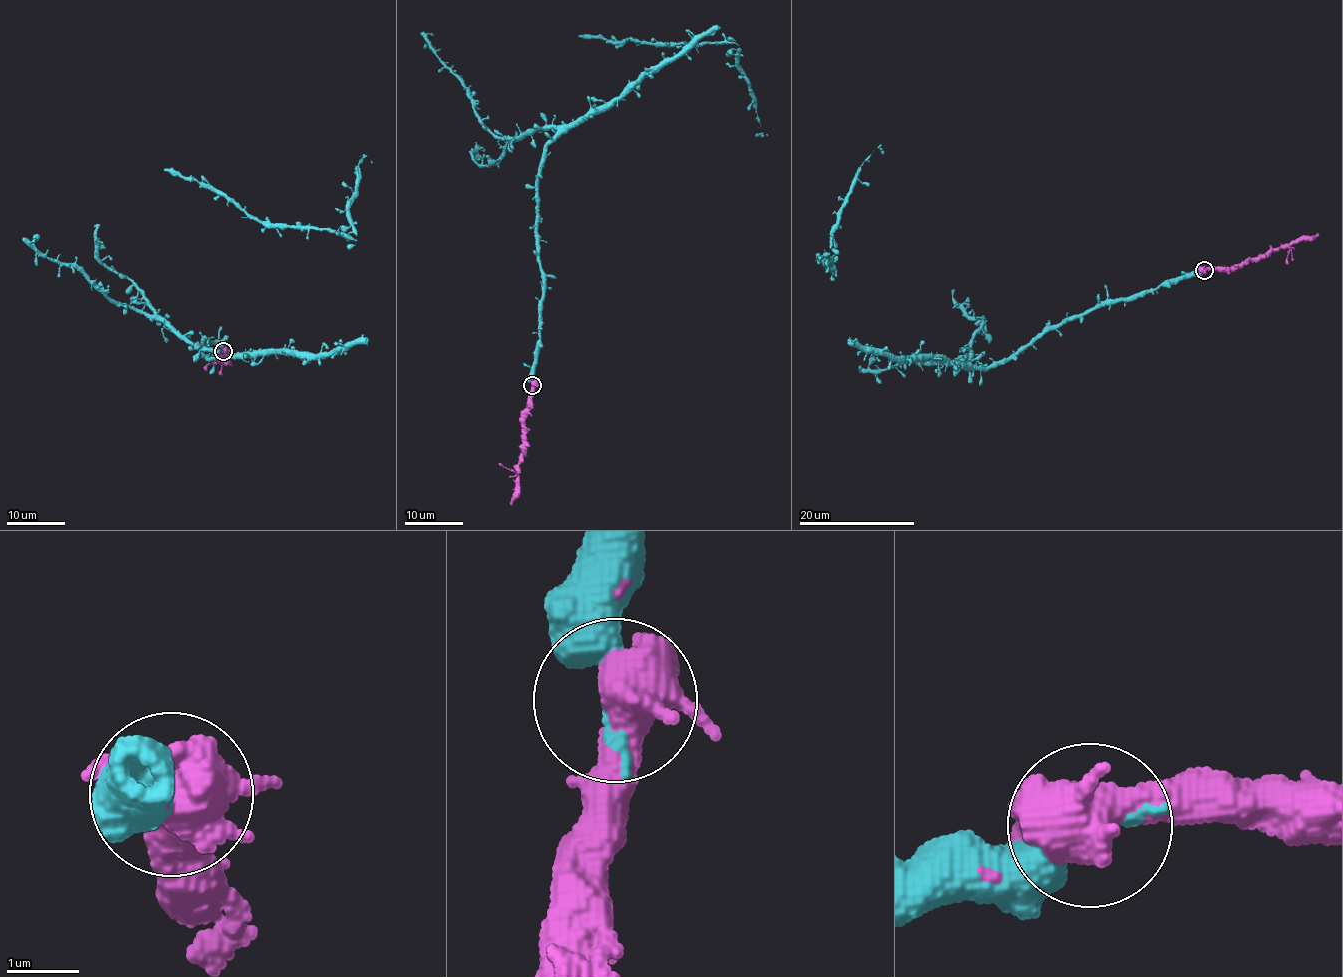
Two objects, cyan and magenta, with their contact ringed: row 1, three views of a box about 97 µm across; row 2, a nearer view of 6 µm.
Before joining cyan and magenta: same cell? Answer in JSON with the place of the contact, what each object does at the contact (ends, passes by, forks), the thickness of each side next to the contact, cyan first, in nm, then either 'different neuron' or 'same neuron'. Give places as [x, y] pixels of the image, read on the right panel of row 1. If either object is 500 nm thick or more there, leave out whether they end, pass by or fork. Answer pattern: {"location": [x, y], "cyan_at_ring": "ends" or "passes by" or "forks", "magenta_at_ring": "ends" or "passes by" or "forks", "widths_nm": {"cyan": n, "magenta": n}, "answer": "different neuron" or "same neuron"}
{"location": [1204, 270], "cyan_at_ring": "ends", "magenta_at_ring": "forks", "widths_nm": {"cyan": 320, "magenta": 480}, "answer": "same neuron"}

